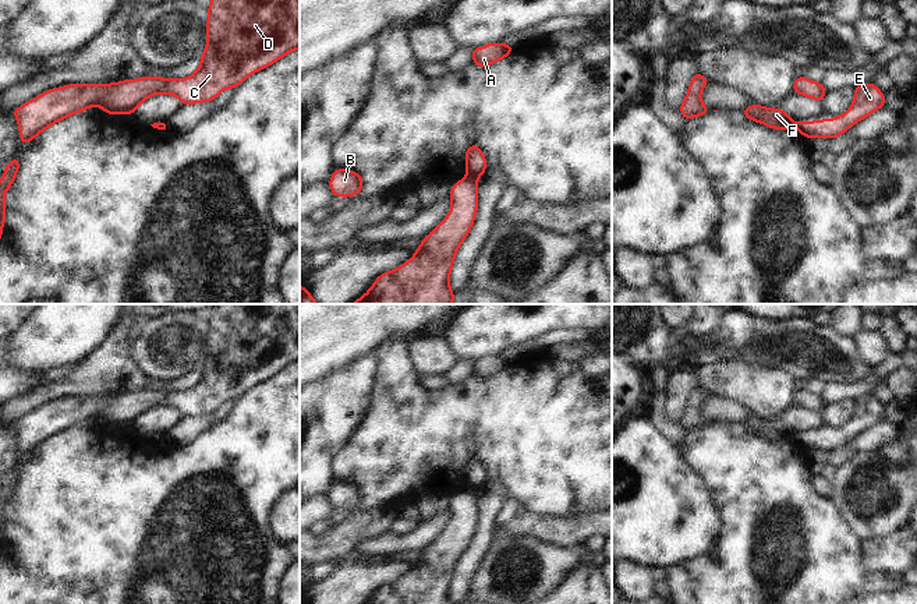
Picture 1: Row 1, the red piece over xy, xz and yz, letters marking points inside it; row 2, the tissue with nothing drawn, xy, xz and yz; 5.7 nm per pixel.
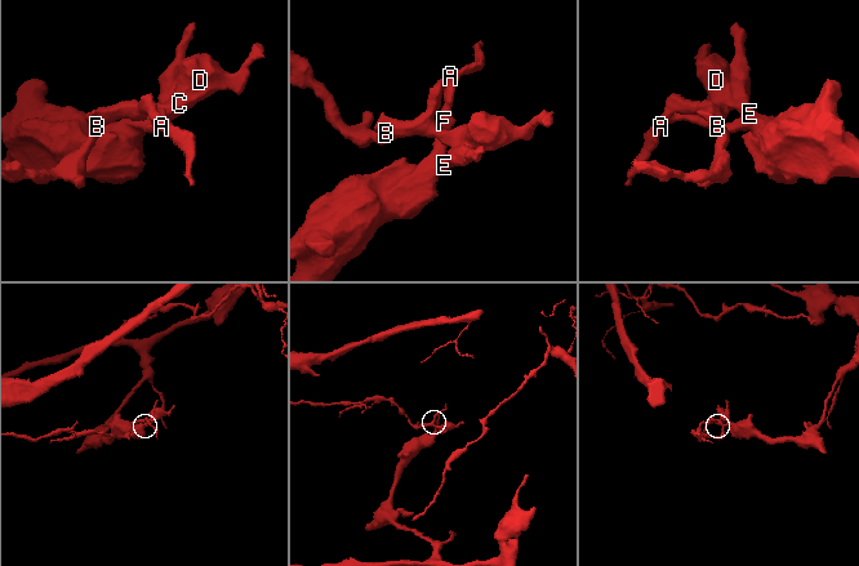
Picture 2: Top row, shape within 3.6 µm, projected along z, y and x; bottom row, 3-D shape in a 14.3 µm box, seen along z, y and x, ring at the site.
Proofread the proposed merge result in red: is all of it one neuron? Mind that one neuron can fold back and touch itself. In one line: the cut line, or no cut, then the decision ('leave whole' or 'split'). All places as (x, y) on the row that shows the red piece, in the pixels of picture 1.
cut in xz along (468, 175), (477, 177); split

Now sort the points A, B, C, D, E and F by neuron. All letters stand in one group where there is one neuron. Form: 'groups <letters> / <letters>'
groups A B C D F / E

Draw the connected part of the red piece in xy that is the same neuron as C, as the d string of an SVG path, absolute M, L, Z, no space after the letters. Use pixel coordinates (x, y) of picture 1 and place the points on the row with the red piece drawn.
M210 0L206 21L208 45L201 67L185 80L145 77L117 84L72 84L46 91L11 110L20 127L21 145L66 117L100 106L107 114L135 114L135 109L155 93L177 96L183 105L212 102L223 89L237 88L247 77L300 49L300 0Z

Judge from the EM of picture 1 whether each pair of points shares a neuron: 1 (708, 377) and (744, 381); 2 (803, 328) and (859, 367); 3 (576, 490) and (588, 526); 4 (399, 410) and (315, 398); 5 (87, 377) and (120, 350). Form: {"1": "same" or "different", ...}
{"1": "same", "2": "same", "3": "different", "4": "different", "5": "same"}

